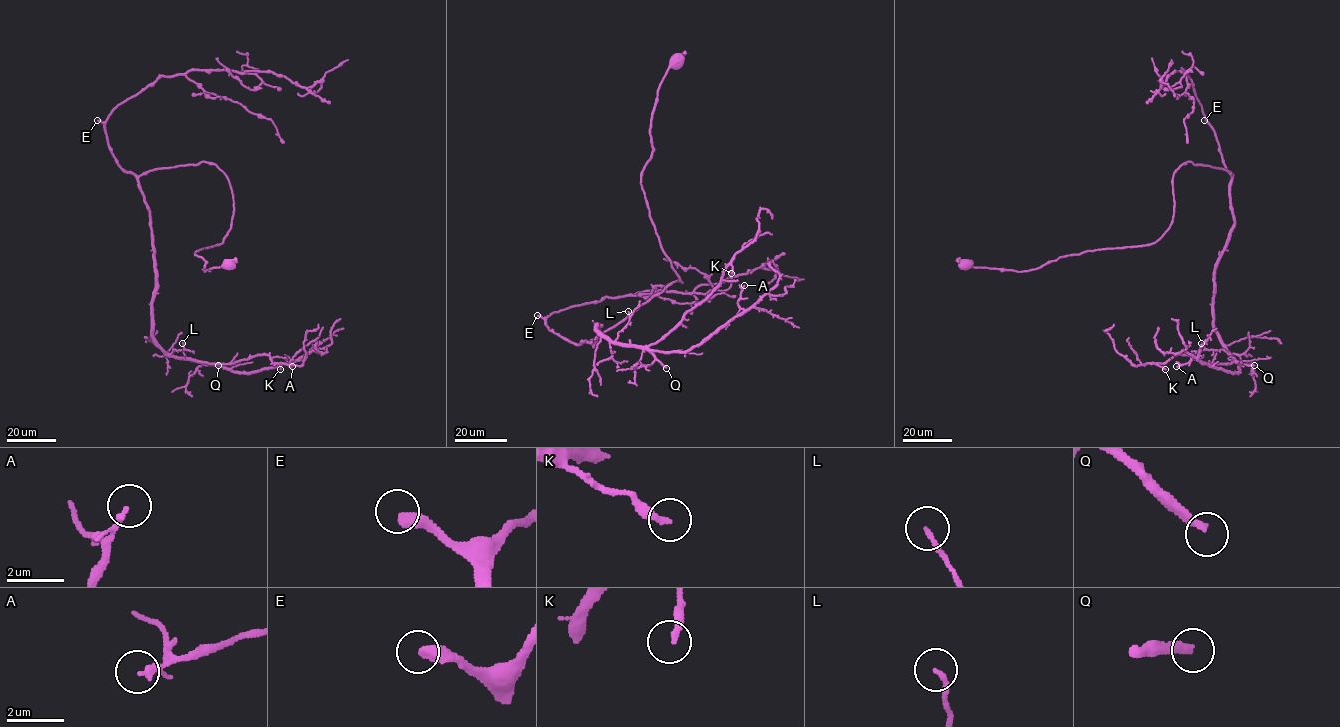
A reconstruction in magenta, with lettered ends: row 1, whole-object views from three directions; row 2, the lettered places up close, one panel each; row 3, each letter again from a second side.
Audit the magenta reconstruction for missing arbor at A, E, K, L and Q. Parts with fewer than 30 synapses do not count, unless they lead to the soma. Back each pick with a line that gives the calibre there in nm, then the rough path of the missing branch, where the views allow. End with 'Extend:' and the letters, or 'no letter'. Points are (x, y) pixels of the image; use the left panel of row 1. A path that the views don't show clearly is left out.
E: 420 nm thick
Q: 280 nm thick; missing branch runs (218, 365), (262, 348)
Extend: E, Q

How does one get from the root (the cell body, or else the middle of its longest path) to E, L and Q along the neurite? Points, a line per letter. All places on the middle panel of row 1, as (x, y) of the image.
E: (677, 61), (658, 89), (641, 185), (661, 248), (682, 282), (672, 282), (583, 343), (550, 330), (537, 315)
L: (677, 61), (658, 89), (641, 185), (682, 282), (581, 344), (594, 346), (596, 324), (614, 341), (628, 311)
Q: (677, 61), (658, 89), (641, 185), (682, 282), (581, 344), (594, 346), (598, 324), (666, 368)

